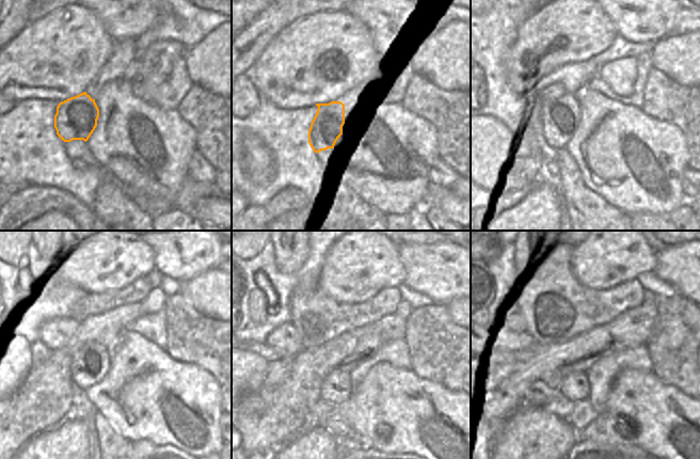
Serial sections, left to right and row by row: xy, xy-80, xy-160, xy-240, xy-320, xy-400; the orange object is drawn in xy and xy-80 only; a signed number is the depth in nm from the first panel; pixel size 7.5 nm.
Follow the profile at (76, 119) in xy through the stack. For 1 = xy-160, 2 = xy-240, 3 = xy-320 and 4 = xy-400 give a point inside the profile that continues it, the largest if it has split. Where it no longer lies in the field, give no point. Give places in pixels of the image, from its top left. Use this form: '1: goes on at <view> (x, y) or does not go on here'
1: goes on at xy-160 (559, 123)
2: goes on at xy-240 (91, 365)
3: goes on at xy-320 (337, 388)
4: goes on at xy-400 (575, 388)

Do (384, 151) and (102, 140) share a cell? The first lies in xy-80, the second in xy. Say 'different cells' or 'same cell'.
same cell

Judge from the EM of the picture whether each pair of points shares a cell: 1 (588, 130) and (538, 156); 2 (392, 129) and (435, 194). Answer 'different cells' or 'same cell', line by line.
1: different cells
2: different cells

